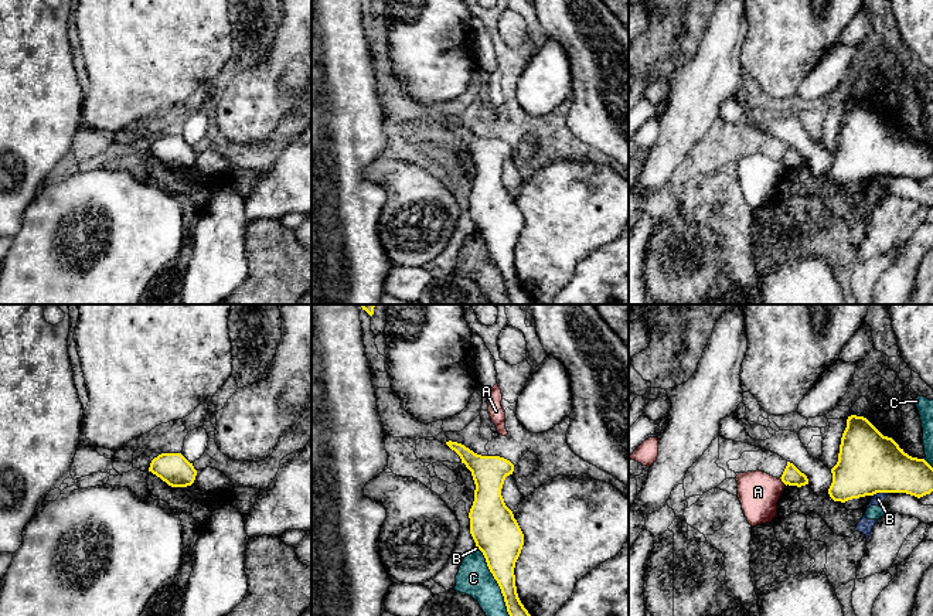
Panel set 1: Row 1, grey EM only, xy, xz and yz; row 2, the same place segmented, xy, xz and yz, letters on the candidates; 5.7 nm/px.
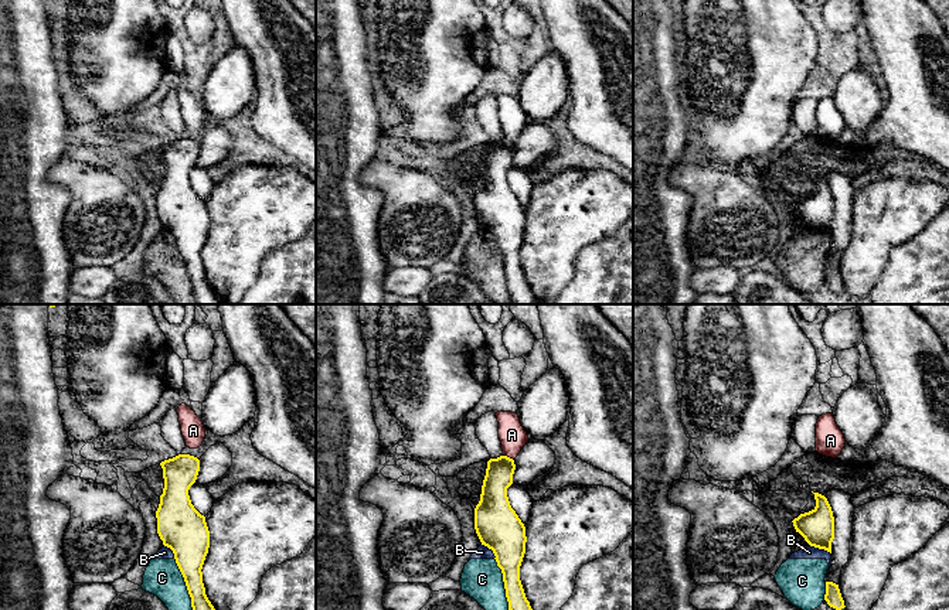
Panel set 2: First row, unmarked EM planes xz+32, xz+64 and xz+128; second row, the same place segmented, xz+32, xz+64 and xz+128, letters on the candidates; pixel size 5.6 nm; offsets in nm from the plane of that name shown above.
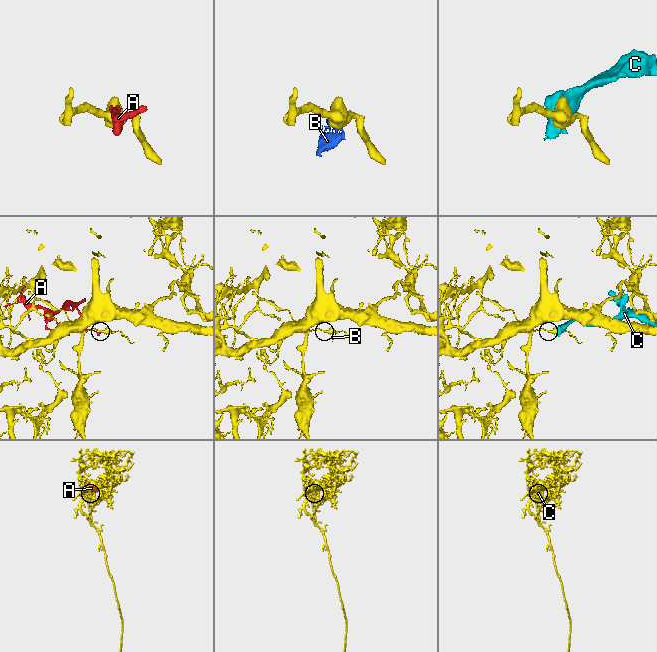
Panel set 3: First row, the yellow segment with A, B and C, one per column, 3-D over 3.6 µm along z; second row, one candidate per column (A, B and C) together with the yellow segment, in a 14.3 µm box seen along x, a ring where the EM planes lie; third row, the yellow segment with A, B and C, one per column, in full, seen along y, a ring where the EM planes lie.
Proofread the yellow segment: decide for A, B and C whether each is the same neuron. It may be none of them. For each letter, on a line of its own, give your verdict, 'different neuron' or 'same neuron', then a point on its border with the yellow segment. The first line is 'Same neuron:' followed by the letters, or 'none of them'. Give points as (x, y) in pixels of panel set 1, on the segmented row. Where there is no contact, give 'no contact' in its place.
Same neuron: none of them
A: different neuron; meets yellow in yz at (783, 482)
B: different neuron; meets yellow in yz at (879, 492)
C: different neuron; meets yellow in xz at (497, 582)

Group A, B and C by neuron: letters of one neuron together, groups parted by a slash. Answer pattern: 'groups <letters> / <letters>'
groups A / B C

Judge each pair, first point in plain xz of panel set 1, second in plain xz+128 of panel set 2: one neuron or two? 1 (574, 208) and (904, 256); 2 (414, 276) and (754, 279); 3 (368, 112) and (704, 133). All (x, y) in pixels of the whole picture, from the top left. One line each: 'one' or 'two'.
1: two
2: two
3: two

